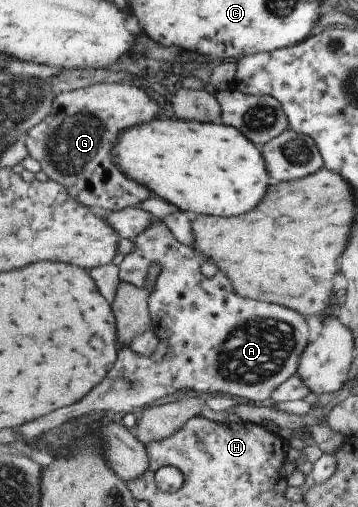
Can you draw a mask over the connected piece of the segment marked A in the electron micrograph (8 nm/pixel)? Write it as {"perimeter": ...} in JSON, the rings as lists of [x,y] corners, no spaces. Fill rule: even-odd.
{"perimeter":[[[157,218],[156,223],[131,241],[134,247],[119,265],[121,280],[148,290],[151,325],[159,338],[157,348],[151,355],[138,355],[129,347],[120,349],[118,363],[104,383],[72,407],[22,425],[20,433],[24,439],[32,439],[62,425],[62,421],[90,411],[108,409],[121,416],[132,413],[134,407],[146,409],[146,405],[164,403],[168,397],[184,393],[200,393],[209,398],[222,393],[270,406],[276,389],[298,374],[310,337],[310,327],[300,313],[282,305],[240,297],[224,271],[218,271],[211,279],[206,277],[200,271],[202,257],[192,245],[177,241],[162,219]],[[151,263],[160,267],[154,283],[148,275]]]}

